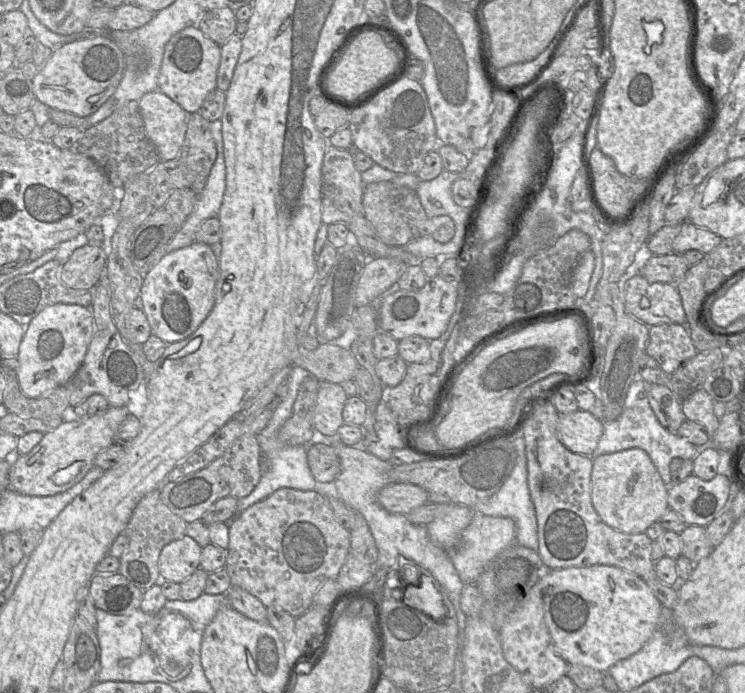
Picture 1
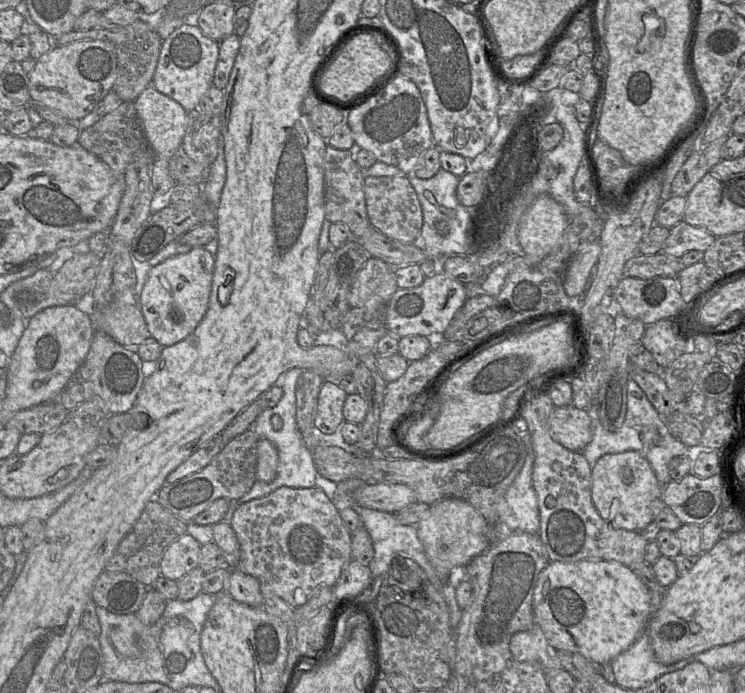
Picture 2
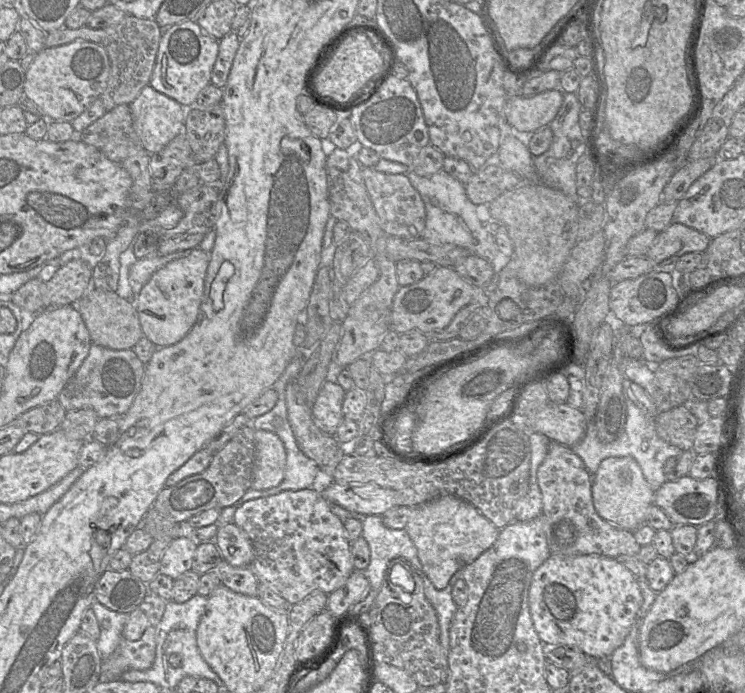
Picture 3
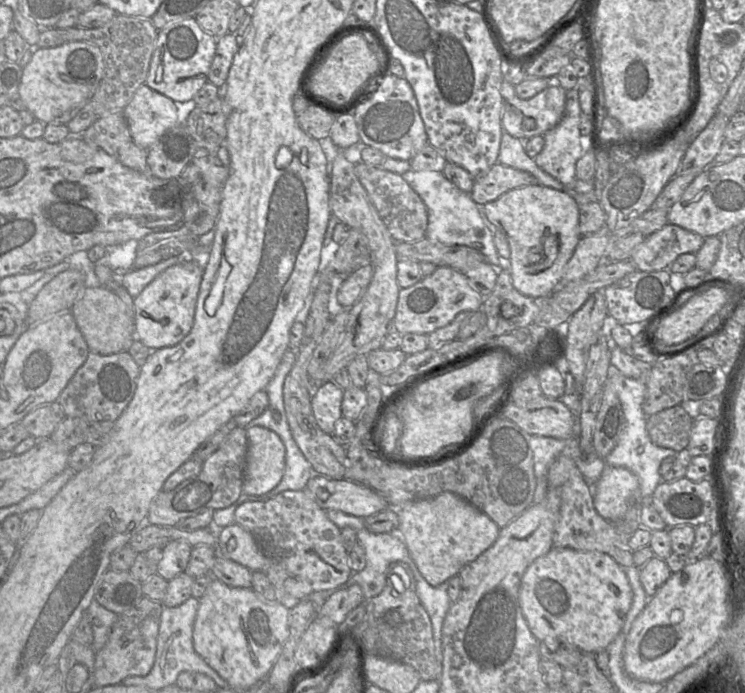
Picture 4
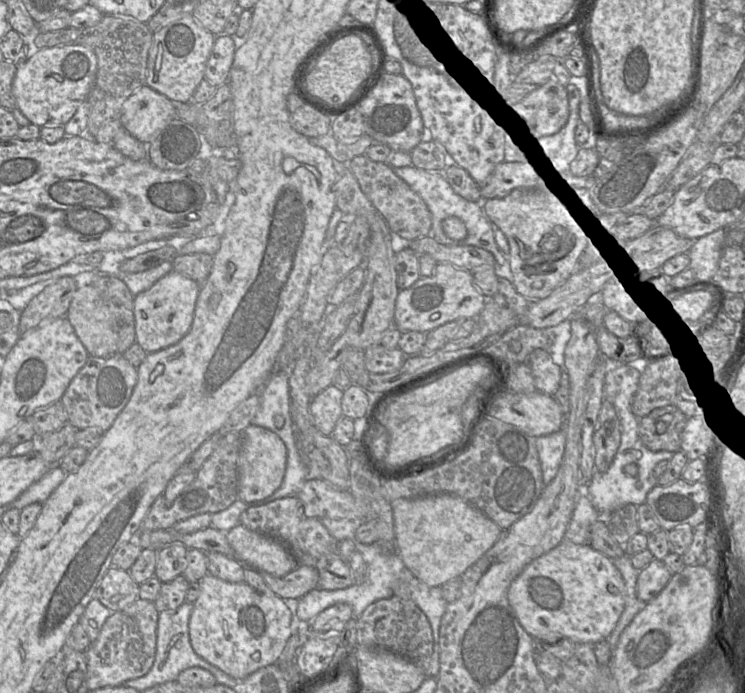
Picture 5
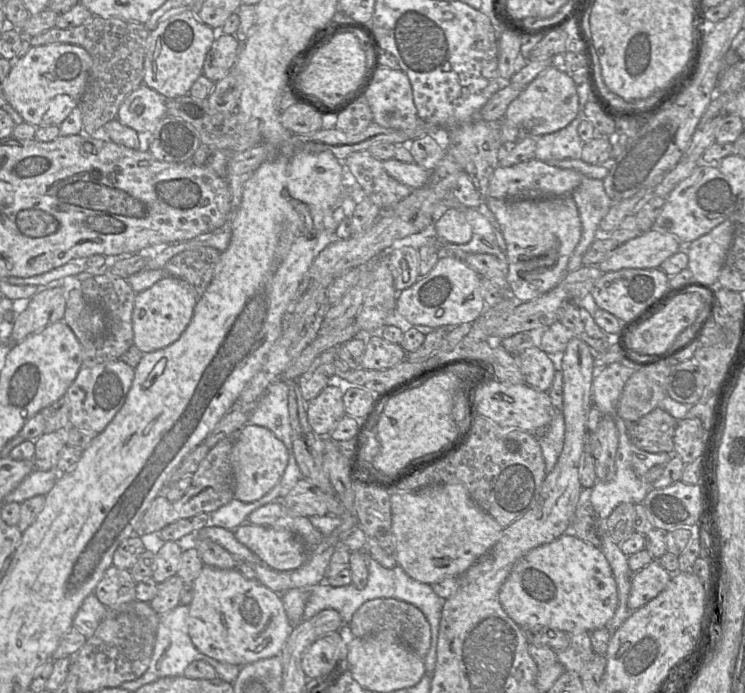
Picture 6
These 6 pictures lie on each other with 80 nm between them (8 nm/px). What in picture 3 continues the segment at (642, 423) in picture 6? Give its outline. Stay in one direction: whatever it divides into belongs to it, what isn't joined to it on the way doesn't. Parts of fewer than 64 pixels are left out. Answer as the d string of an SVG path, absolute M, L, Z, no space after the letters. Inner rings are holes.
M683 405L657 413L655 429L658 436L681 450L691 450L698 422Z

